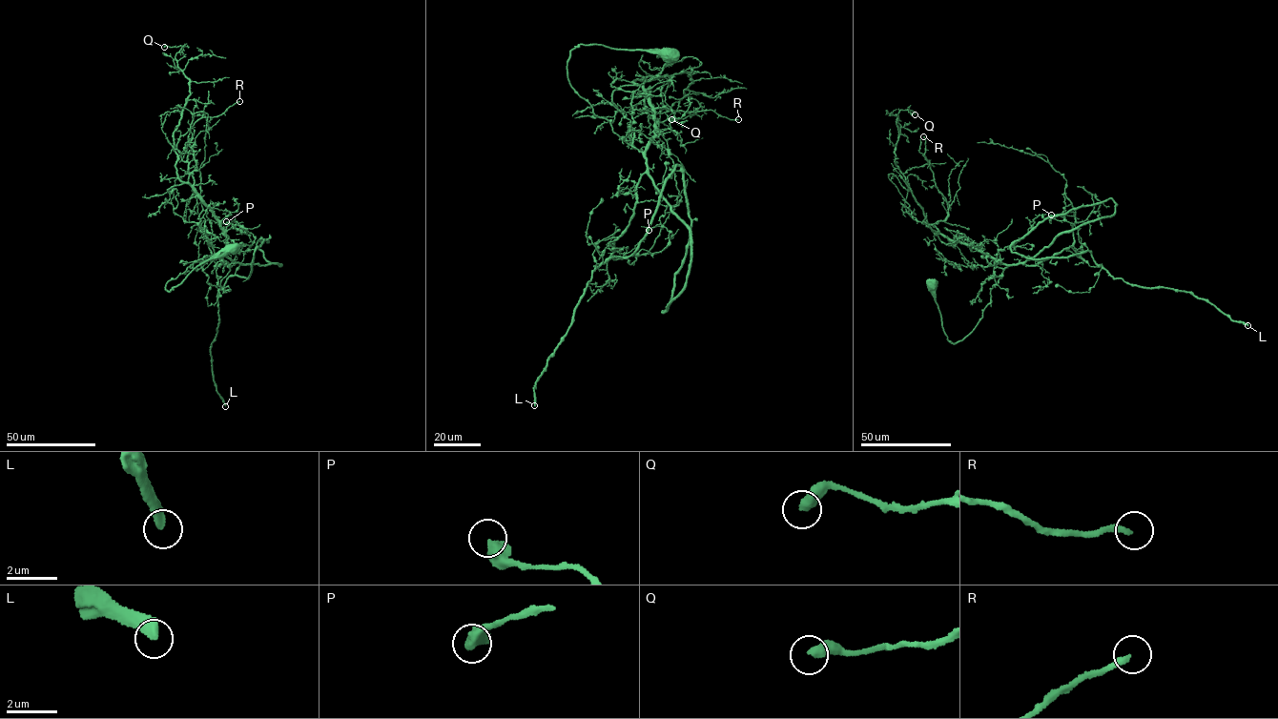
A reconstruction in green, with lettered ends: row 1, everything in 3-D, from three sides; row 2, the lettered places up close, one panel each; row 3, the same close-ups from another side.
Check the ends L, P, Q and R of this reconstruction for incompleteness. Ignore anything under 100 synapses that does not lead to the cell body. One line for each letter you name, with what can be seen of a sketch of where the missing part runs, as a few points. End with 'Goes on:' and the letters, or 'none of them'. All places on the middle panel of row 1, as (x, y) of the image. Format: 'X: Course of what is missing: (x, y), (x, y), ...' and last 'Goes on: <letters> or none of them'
Goes on: L

